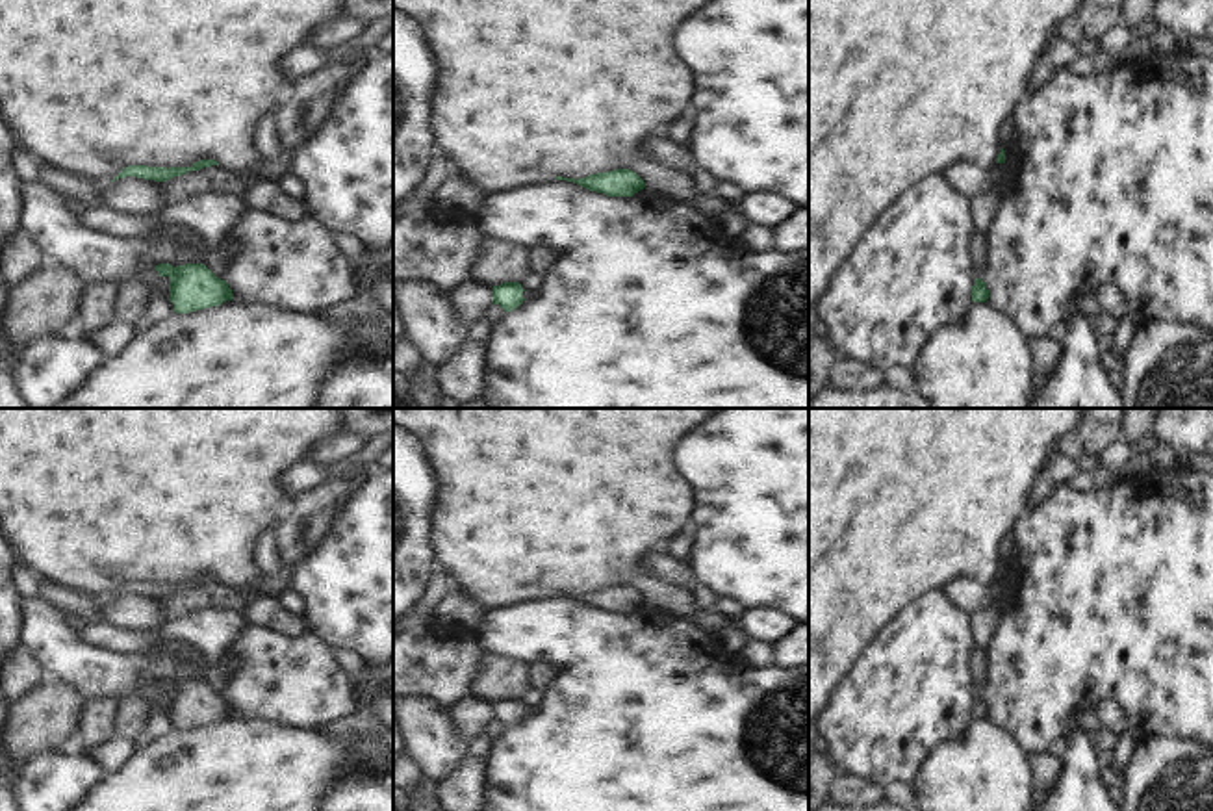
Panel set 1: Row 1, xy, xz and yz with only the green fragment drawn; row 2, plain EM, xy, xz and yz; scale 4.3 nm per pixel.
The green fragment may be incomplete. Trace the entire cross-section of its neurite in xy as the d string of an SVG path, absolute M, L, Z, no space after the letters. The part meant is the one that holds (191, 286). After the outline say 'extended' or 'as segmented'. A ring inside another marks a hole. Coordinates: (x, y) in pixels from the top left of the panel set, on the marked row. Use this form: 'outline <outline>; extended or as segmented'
outline M158 264L160 277L169 277L169 299L176 314L187 314L232 301L228 284L217 278L204 264Z; as segmented

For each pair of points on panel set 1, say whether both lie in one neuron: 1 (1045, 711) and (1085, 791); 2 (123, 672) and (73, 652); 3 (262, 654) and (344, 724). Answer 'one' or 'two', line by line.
1: two
2: one
3: two

